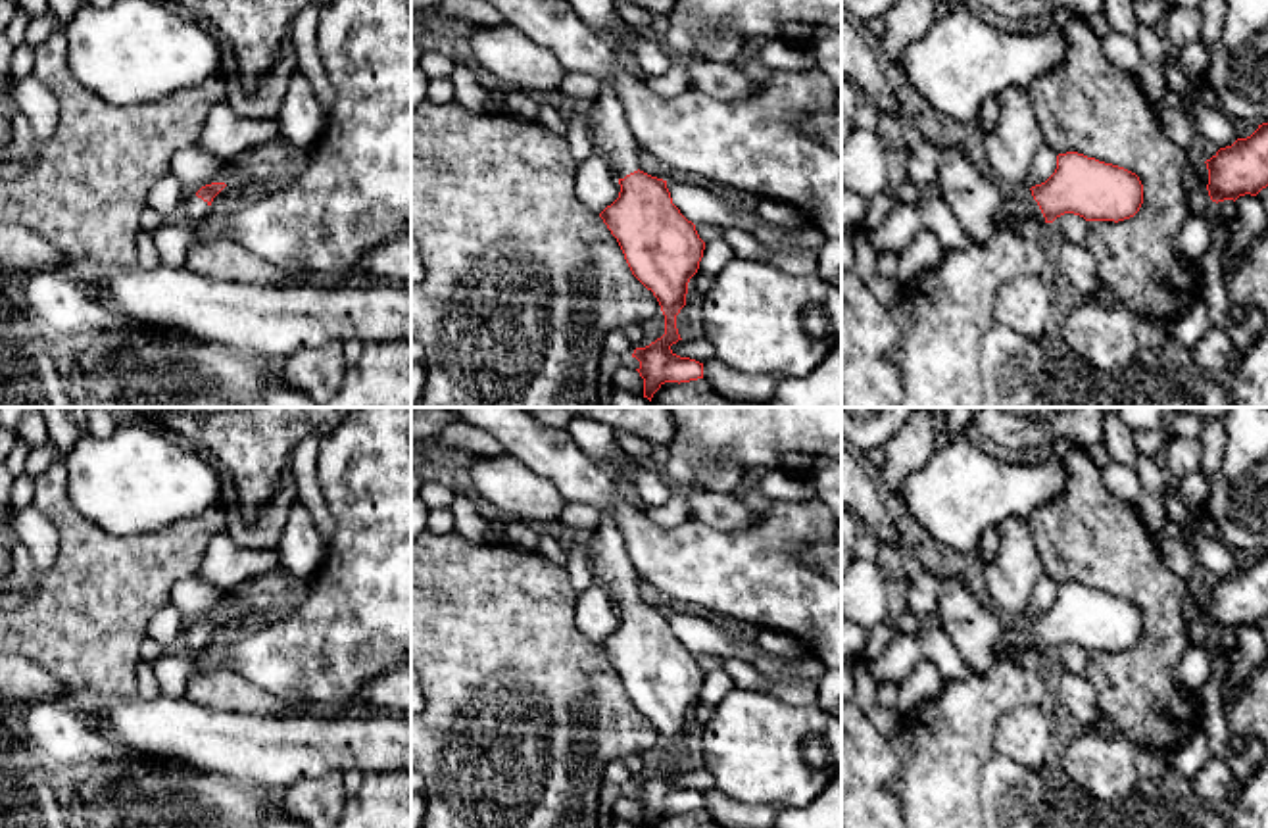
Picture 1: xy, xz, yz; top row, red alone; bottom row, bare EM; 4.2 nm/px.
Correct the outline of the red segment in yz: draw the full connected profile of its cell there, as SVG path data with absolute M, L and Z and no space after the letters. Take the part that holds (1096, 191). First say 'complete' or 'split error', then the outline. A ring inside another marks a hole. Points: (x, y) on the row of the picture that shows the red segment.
split error; M1078 152L1057 156L1055 173L1022 196L1005 202L1009 223L1053 223L1064 213L1085 221L1124 221L1143 204L1139 177L1124 167L1087 158Z

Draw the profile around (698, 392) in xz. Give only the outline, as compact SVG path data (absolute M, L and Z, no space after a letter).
M705 378L665 382L651 398L651 407L765 407L719 394Z

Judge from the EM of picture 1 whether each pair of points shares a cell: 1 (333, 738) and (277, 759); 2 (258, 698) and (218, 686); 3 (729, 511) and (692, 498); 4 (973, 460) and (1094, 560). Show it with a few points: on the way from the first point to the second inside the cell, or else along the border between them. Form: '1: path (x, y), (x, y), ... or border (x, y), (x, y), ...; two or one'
1: path (319, 744), (310, 750), (291, 750); one
2: path (248, 698), (227, 690); one
3: path (719, 510), (702, 504); one
4: border (1065, 479), (1065, 488), (1028, 521); two

